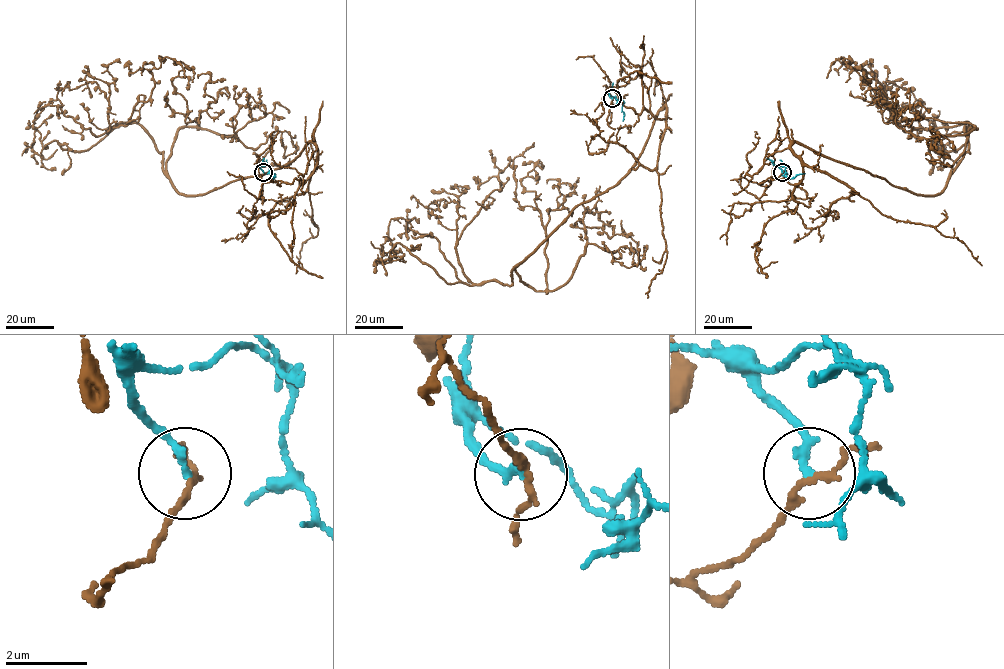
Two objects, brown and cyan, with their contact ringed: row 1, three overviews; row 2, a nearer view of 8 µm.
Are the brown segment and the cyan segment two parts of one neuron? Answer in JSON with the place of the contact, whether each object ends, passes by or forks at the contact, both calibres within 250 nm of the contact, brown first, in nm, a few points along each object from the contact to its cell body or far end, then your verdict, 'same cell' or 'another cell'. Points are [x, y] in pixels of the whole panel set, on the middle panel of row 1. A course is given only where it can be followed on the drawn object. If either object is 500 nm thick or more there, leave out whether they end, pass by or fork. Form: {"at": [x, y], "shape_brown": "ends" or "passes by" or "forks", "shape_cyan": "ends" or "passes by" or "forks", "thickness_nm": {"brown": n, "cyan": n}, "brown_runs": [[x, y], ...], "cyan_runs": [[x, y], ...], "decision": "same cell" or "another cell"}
{"at": [612, 98], "shape_brown": "passes by", "shape_cyan": "ends", "thickness_nm": {"brown": 140, "cyan": 200}, "brown_runs": [[612, 98], [639, 74], [650, 113], [666, 108], [636, 163], [509, 285], [473, 284], [456, 241], [534, 142]], "cyan_runs": [[612, 98], [609, 95], [624, 102], [622, 121]], "decision": "another cell"}

